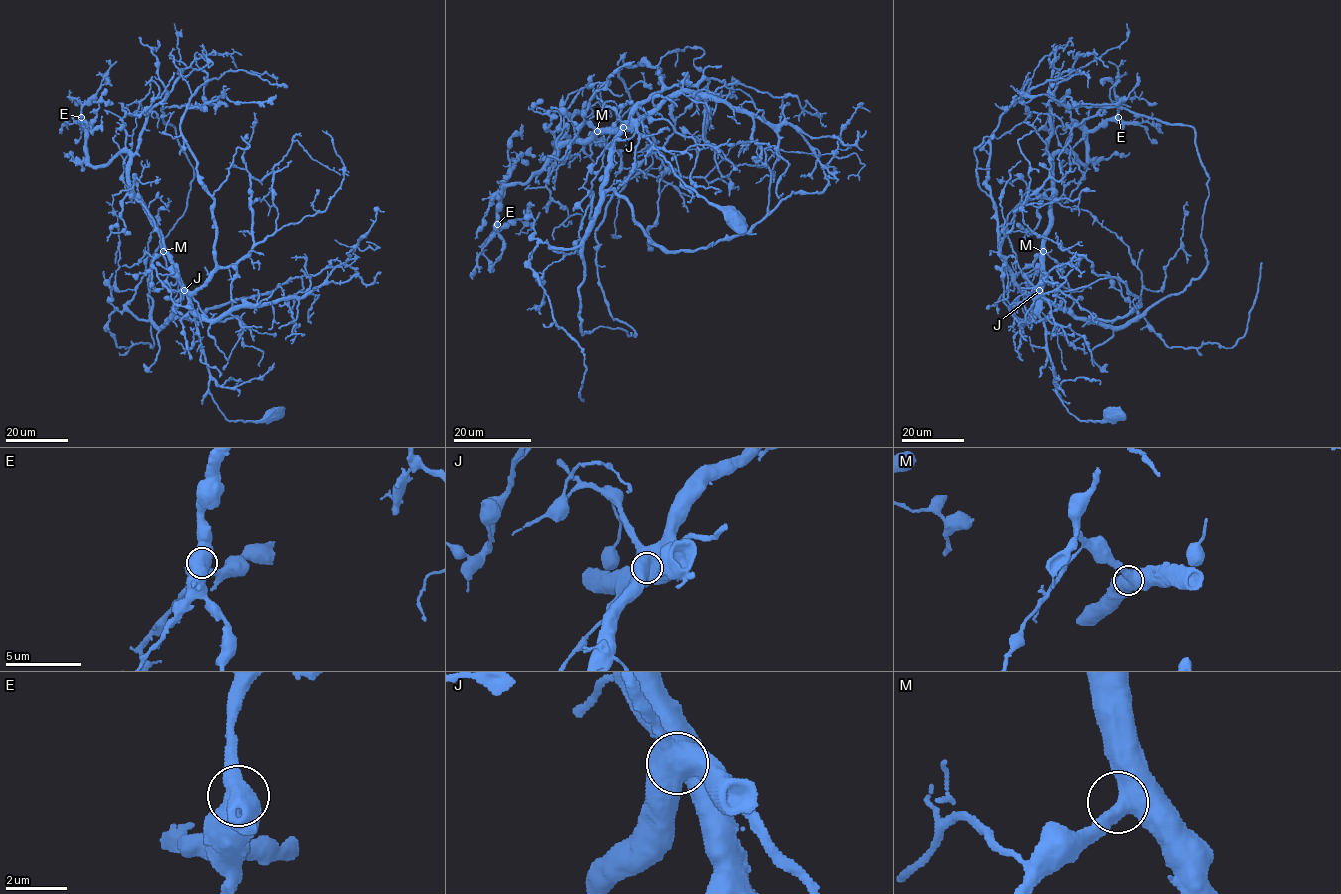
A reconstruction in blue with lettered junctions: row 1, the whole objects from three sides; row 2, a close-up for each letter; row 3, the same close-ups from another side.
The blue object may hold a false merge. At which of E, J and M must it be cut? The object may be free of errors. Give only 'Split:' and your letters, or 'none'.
Split: J

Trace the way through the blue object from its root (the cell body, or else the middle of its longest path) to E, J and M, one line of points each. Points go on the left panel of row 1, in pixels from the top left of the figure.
E: (275, 415), (229, 421), (220, 411), (189, 293), (131, 190), (129, 154), (92, 165), (81, 117)
J: (275, 415), (259, 421), (229, 421), (220, 411), (209, 391), (209, 370), (194, 313), (184, 290)
M: (275, 415), (259, 421), (229, 421), (220, 411), (209, 391), (209, 370), (189, 293), (174, 263), (163, 251)

